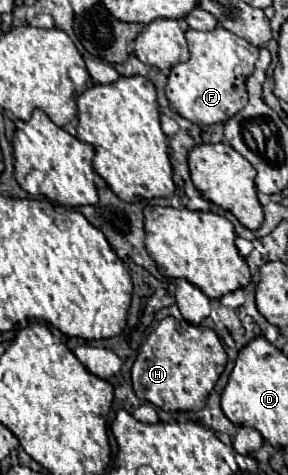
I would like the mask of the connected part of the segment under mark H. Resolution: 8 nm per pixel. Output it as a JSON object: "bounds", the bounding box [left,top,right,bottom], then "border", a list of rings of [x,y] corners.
{"bounds":[131,316,227,412],"border":[[[169,316],[159,322],[137,354],[131,370],[133,390],[137,398],[151,402],[165,412],[201,410],[219,374],[225,370],[225,364],[227,354],[219,336],[211,328],[201,328]]]}

